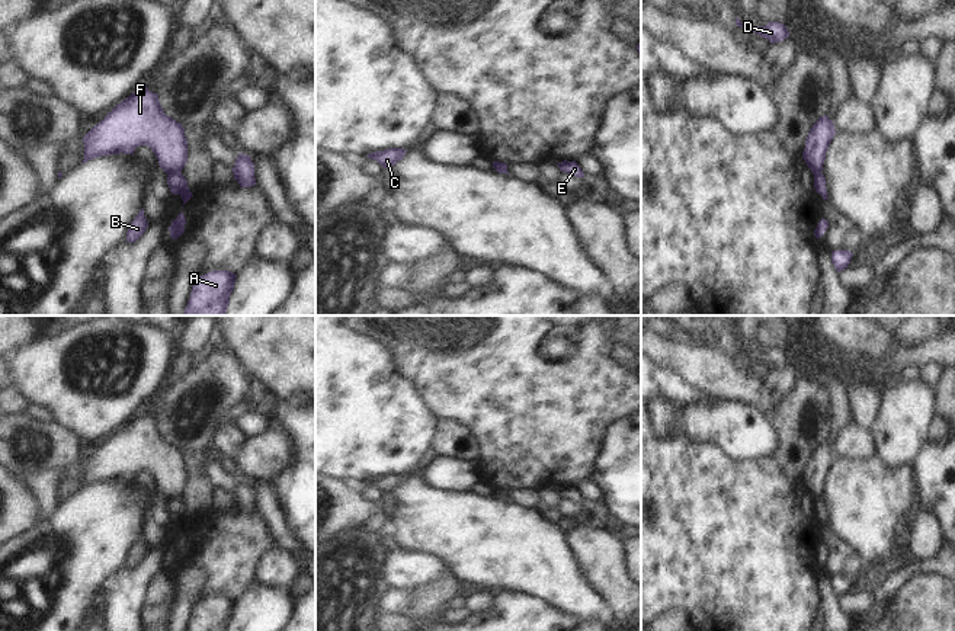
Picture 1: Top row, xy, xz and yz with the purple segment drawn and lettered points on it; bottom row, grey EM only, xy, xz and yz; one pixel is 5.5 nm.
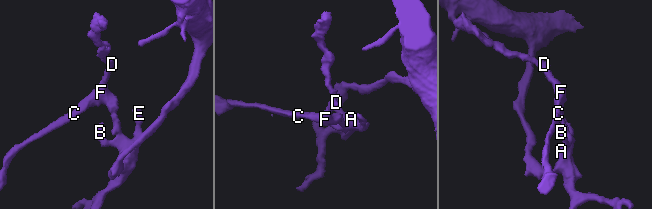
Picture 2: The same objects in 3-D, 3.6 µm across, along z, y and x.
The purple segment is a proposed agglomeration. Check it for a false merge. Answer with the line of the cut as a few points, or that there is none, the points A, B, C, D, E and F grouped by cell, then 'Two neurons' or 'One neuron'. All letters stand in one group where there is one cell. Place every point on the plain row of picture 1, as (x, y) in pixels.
Split along xy (180, 497), (170, 497), (167, 500). Groups: A B E / C D F. Two neurons.

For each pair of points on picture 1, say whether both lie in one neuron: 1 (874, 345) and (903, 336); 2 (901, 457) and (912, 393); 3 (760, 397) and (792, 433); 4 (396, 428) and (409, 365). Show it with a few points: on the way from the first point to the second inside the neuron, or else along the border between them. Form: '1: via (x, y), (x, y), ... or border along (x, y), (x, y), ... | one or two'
1: border along (891, 333), (887, 349), (881, 355), (858, 352) | two
2: via (901, 441), (901, 419), (907, 409) | one
3: border along (776, 406), (771, 416) | two
4: border along (388, 348), (397, 367), (416, 384), (428, 403) | two

